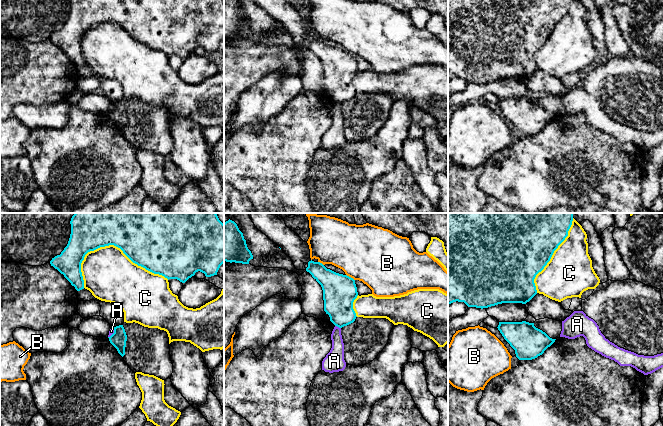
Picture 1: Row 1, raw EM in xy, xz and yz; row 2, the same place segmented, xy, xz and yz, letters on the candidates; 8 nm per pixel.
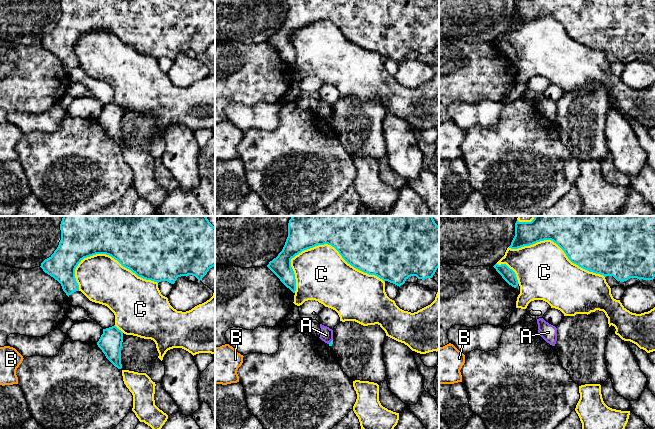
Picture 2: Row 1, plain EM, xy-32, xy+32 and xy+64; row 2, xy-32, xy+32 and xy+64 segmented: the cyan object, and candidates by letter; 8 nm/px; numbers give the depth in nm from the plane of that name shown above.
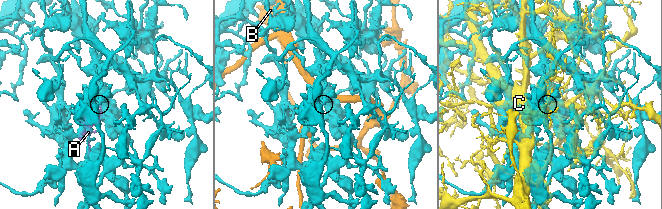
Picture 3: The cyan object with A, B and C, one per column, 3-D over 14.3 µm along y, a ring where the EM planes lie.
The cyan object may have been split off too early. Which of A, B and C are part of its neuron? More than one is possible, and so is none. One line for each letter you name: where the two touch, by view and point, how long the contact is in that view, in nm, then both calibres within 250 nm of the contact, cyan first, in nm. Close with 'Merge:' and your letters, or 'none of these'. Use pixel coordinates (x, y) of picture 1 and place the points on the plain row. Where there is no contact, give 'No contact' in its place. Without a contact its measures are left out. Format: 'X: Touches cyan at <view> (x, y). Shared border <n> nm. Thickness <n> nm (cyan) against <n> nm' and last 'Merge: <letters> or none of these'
Merge: none of these

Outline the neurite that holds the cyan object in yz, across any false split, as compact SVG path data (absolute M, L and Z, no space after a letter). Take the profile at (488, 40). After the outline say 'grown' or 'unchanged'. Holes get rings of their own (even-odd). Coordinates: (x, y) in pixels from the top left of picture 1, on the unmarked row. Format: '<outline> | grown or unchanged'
M448 0L448 80L464 78L468 83L488 84L502 79L526 80L536 70L534 55L550 37L554 27L568 12L572 0Z | unchanged

